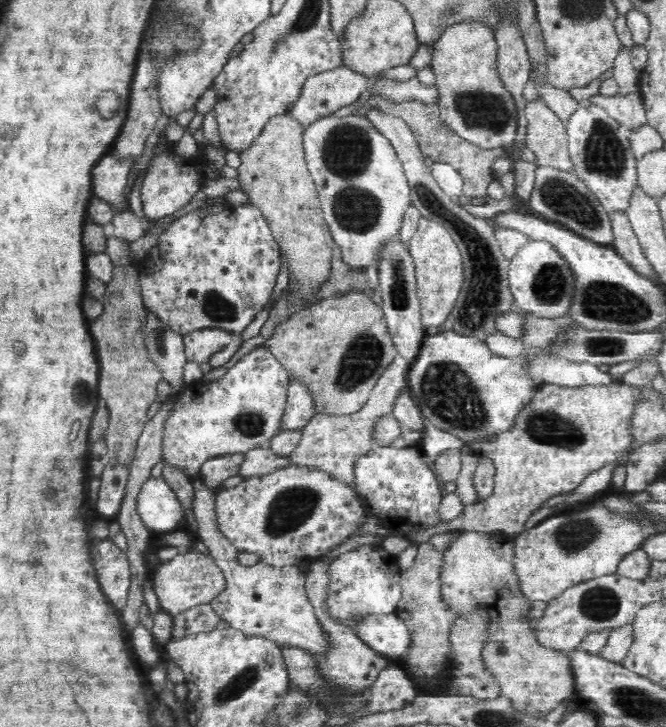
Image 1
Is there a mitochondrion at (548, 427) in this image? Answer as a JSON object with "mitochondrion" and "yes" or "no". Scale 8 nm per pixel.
{"mitochondrion":"yes"}

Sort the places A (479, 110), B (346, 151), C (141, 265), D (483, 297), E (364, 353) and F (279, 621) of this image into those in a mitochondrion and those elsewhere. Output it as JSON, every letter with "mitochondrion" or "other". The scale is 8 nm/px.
{"A":"mitochondrion","B":"mitochondrion","C":"other","D":"mitochondrion","E":"mitochondrion","F":"other"}

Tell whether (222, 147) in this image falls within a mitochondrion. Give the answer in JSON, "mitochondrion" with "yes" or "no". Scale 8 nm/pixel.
{"mitochondrion":"no"}

